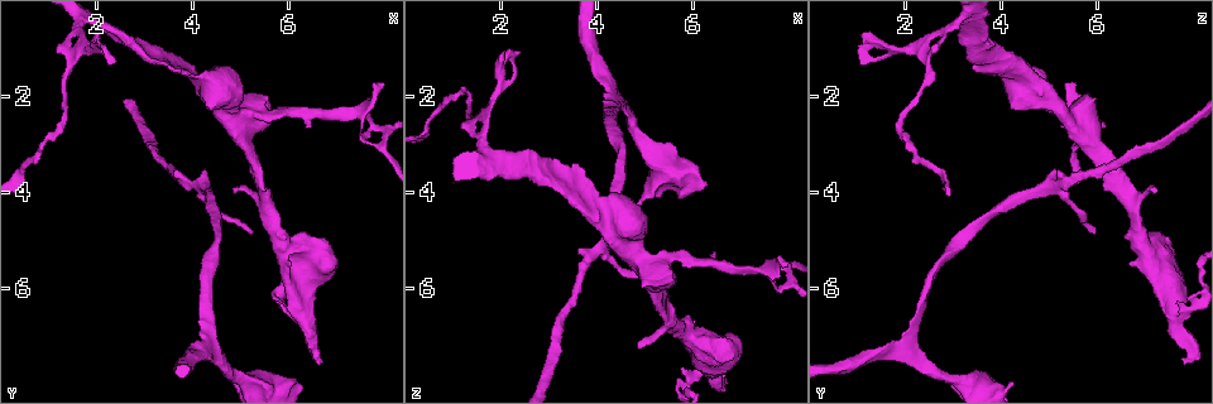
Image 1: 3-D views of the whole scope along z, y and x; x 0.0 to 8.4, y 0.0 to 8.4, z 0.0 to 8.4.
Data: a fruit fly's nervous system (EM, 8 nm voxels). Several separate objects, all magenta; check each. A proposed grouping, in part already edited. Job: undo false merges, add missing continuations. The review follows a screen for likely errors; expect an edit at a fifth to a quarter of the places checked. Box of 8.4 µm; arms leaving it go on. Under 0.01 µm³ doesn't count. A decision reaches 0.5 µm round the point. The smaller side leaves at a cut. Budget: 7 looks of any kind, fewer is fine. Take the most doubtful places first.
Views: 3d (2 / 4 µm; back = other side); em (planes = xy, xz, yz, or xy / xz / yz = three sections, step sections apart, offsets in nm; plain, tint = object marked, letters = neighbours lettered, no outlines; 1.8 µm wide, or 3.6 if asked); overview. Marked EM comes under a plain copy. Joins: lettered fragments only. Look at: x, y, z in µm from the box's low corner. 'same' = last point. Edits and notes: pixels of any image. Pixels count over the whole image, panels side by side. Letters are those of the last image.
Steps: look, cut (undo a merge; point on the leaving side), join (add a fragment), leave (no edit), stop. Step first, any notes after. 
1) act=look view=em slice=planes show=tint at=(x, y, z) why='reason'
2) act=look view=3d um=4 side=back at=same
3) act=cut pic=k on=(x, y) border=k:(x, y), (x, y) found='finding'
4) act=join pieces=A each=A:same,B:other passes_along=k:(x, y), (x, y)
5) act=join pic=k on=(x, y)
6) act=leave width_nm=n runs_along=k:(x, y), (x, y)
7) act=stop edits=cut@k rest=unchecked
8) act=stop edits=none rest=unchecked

act=look view=3d um=2 at=(5.30, 4.80, 5.95) why='tapers out'

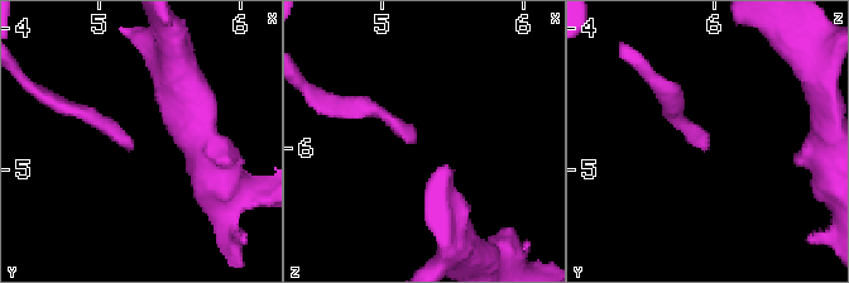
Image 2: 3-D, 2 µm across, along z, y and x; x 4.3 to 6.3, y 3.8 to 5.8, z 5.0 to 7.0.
act=look view=em slice=xz step=8 show=letters at=(5.26, 4.82, 5.94)

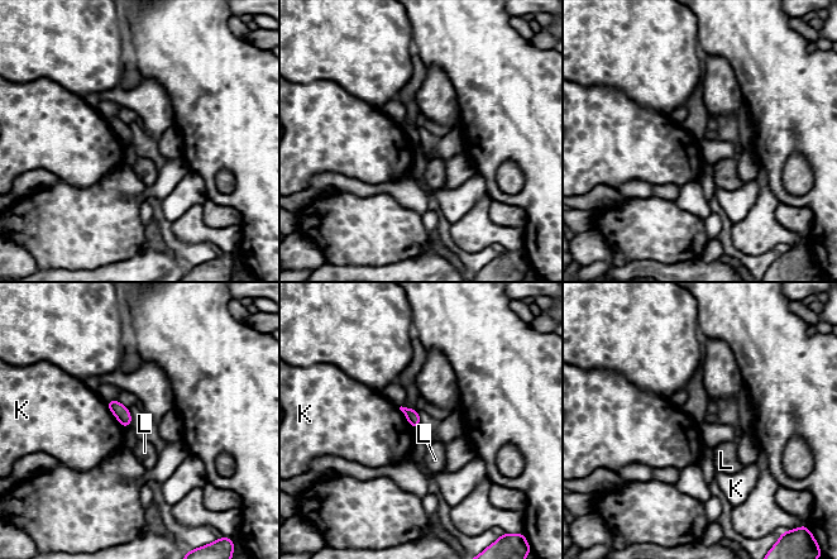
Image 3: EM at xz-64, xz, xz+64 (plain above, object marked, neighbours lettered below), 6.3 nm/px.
act=look view=em slice=planes show=letters at=same why='cut it another way'

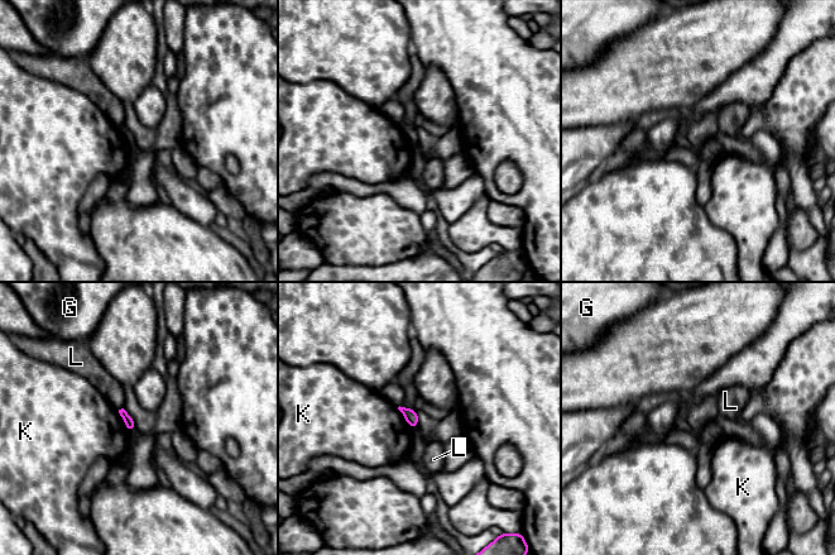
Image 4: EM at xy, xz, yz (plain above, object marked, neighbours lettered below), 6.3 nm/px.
act=leave longest_contact=K:160nm each=G:other,K:other,L:other border=4:(118, 411), (129, 433) found='no lettered fragment goes on from it'

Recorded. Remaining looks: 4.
act=look view=em slice=xy step=4 show=tint at=(3.75, 1.45, 3.55) why='free end'

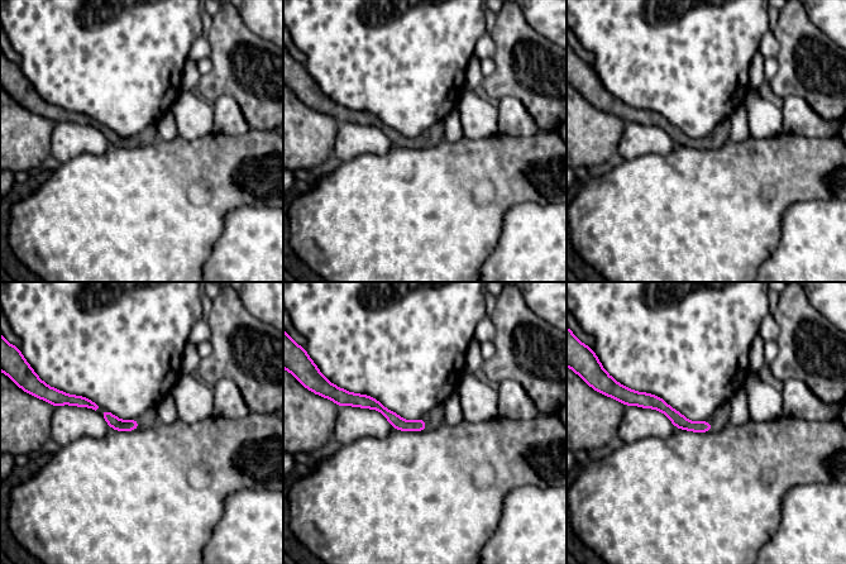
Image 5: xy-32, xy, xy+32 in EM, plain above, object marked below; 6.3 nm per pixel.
act=look view=em slice=planes show=letters at=same

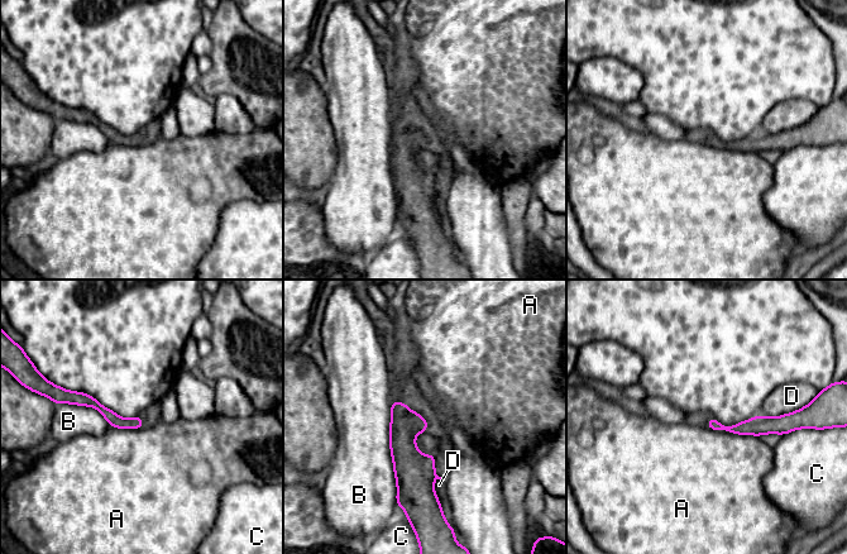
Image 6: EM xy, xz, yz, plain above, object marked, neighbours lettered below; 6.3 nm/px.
act=leave each=A:other,B:other,C:other,D:other found='none of them fits'

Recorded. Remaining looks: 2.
act=look view=em slice=xy step=8 show=tint at=(2.40, 1.30, 1.45) why='thin end'

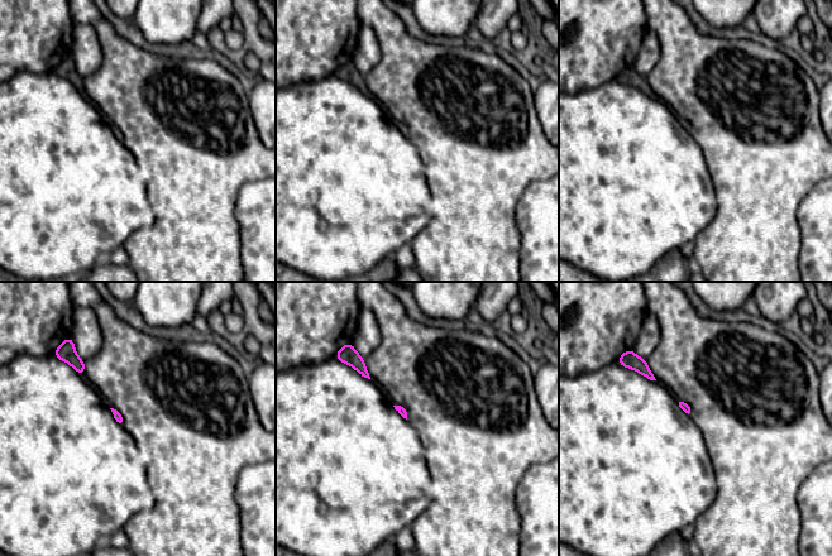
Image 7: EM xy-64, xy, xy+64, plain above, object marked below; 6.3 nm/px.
act=look view=em slice=planes show=letters at=same

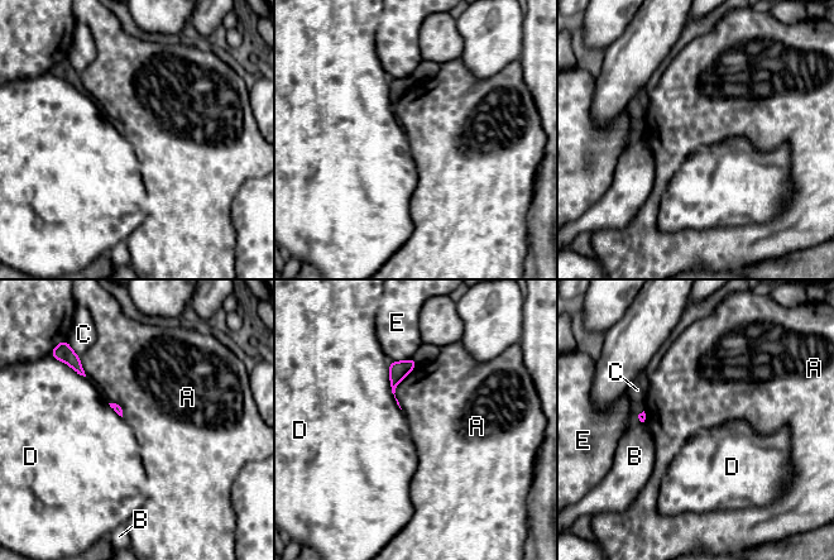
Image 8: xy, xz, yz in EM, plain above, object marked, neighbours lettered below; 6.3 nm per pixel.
act=leave longest_contact=D:320nm each=A:other,B:other,C:other,D:other,E:other border=8:(418, 363), (396, 388), (401, 408) found='none of them fits'

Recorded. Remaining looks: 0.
act=stop edits=none rest=unchecked

